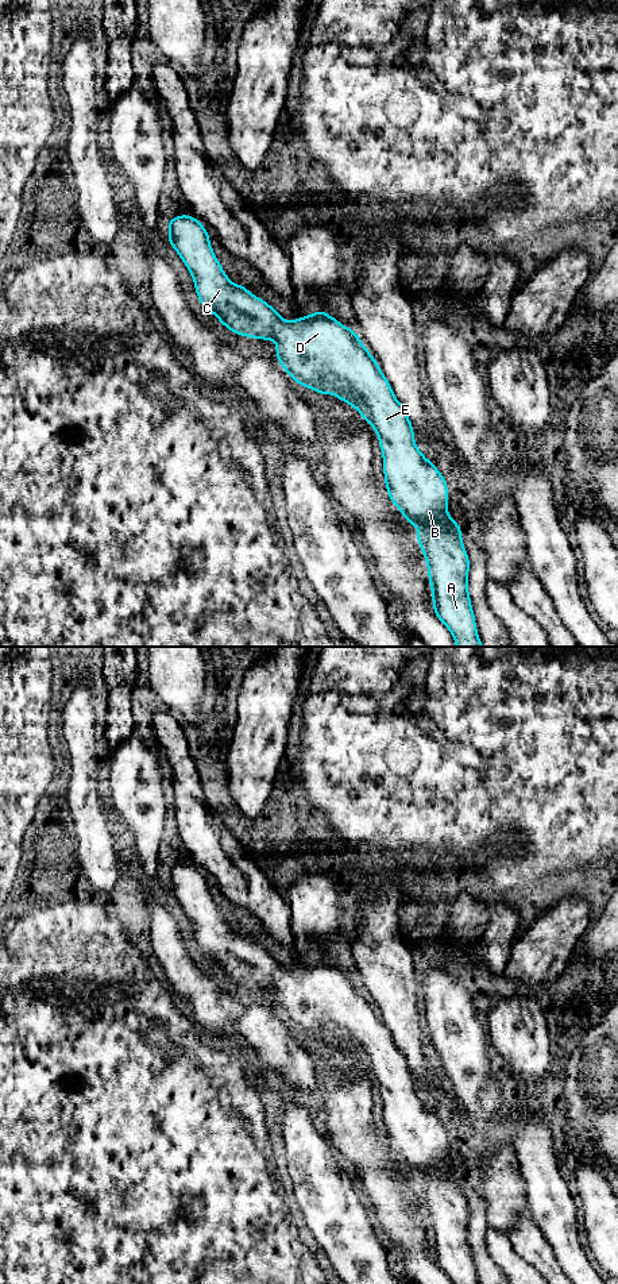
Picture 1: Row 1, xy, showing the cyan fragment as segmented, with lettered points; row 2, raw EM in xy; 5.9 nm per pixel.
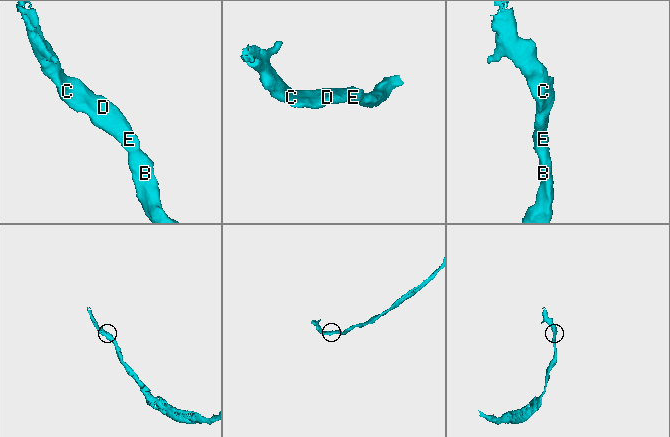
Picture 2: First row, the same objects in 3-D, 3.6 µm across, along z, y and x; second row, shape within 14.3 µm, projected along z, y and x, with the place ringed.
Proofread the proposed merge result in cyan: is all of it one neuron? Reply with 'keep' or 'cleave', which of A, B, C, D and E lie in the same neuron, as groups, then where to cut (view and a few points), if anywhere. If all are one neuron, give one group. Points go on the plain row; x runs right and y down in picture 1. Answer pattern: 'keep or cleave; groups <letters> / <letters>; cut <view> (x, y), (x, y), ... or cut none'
keep; groups A B C D E; cut none

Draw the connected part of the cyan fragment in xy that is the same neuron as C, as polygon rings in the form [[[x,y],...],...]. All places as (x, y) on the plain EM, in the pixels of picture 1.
[[[178,863],[167,868],[167,875],[167,891],[192,922],[204,957],[239,984],[274,988],[277,1007],[291,1027],[320,1044],[333,1042],[345,1049],[372,1075],[383,1103],[383,1130],[389,1146],[412,1175],[418,1175],[414,1183],[425,1204],[436,1265],[452,1284],[479,1284],[468,1239],[470,1206],[463,1192],[461,1176],[448,1161],[447,1129],[433,1108],[426,1108],[424,1100],[416,1095],[406,1056],[394,1044],[390,1030],[358,982],[325,959],[316,959],[293,969],[285,968],[263,946],[254,944],[242,932],[231,930],[213,901],[209,879],[202,875],[201,868]]]

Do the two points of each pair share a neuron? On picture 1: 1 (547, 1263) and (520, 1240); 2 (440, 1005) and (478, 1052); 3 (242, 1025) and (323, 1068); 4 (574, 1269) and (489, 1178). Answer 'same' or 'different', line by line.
1: same
2: same
3: different
4: different

